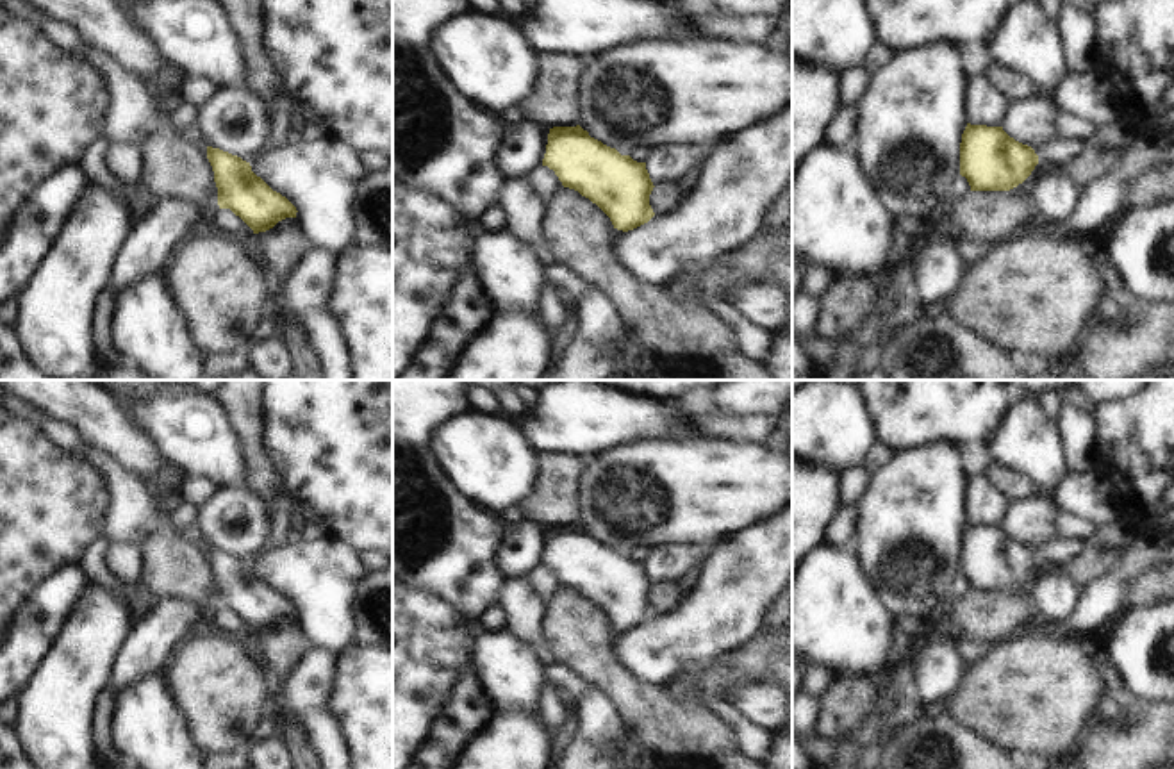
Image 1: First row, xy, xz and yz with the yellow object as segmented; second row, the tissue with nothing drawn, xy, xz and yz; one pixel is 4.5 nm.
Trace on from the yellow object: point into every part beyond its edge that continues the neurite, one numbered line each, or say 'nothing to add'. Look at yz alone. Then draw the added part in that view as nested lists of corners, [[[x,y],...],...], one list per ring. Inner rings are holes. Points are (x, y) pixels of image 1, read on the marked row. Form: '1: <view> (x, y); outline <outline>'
1: yz (1058, 150); outline [[[1051,136],[1047,141],[1033,146],[1035,153],[1038,155],[1038,164],[1035,168],[1046,166],[1047,162],[1065,164],[1076,155],[1079,155],[1087,145],[1078,139],[1060,139]]]

